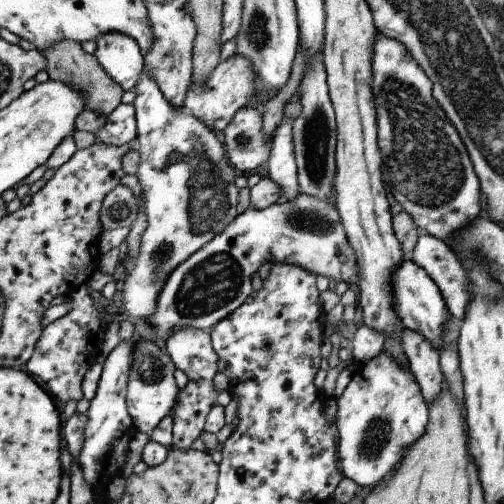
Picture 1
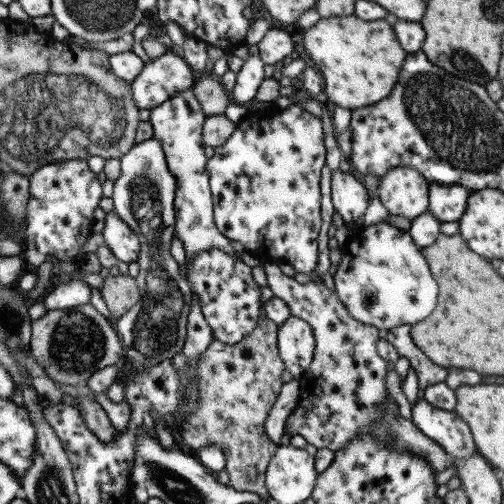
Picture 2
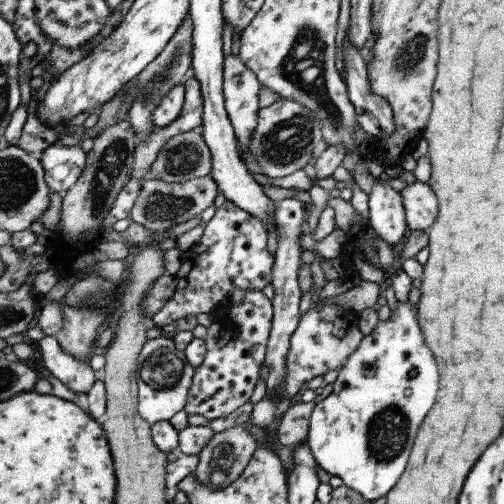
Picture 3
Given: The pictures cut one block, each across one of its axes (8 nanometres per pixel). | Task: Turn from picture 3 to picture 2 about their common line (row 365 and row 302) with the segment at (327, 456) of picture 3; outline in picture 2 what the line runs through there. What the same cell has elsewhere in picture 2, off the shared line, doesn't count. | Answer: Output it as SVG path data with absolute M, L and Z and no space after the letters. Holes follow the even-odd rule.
M387 222L355 232L353 242L341 248L333 288L355 320L371 324L377 330L401 324L413 326L433 310L437 298L437 286L431 280L421 248L415 246L409 232L397 230Z

